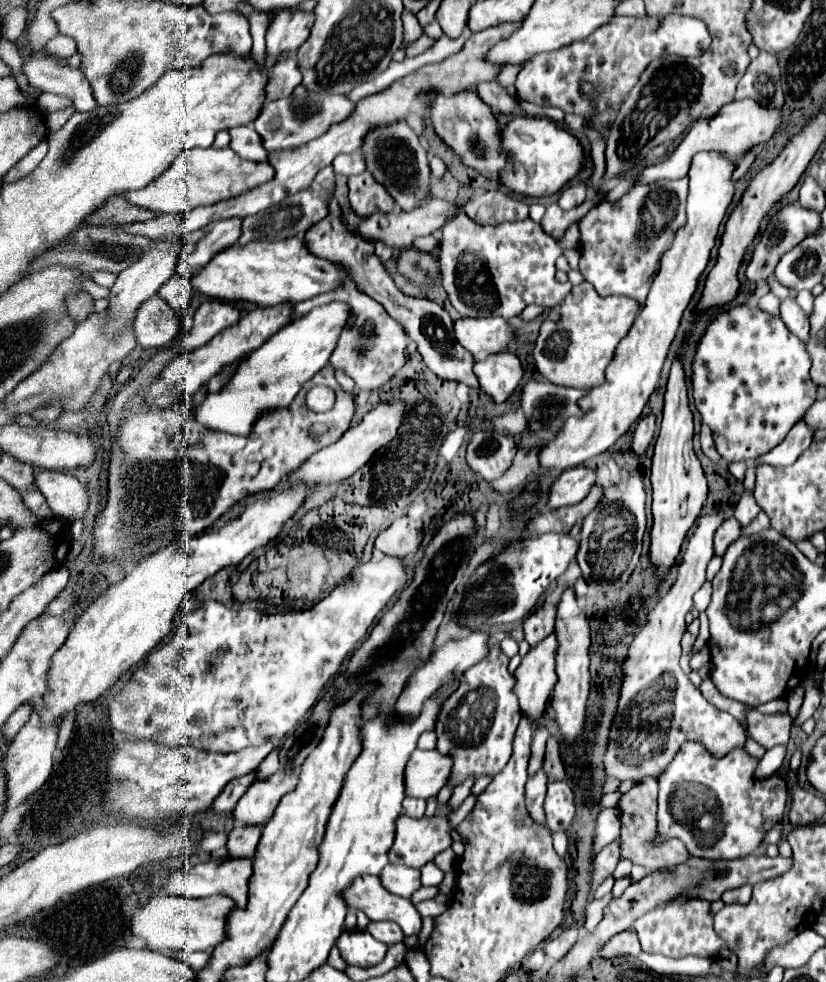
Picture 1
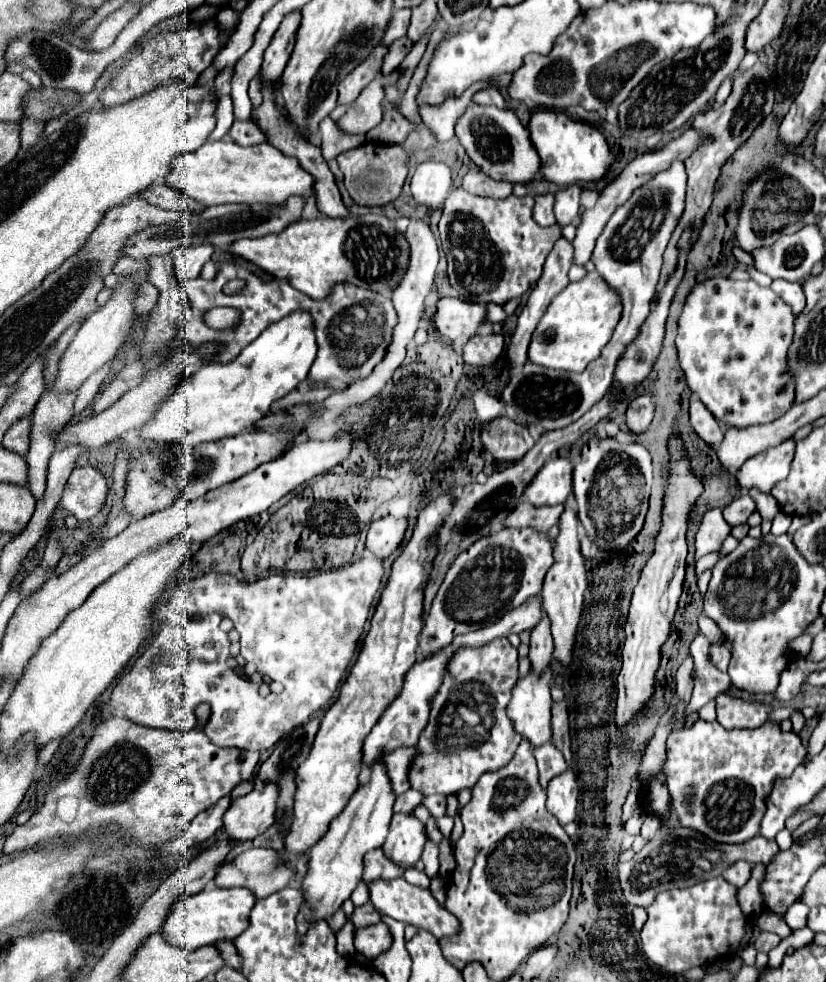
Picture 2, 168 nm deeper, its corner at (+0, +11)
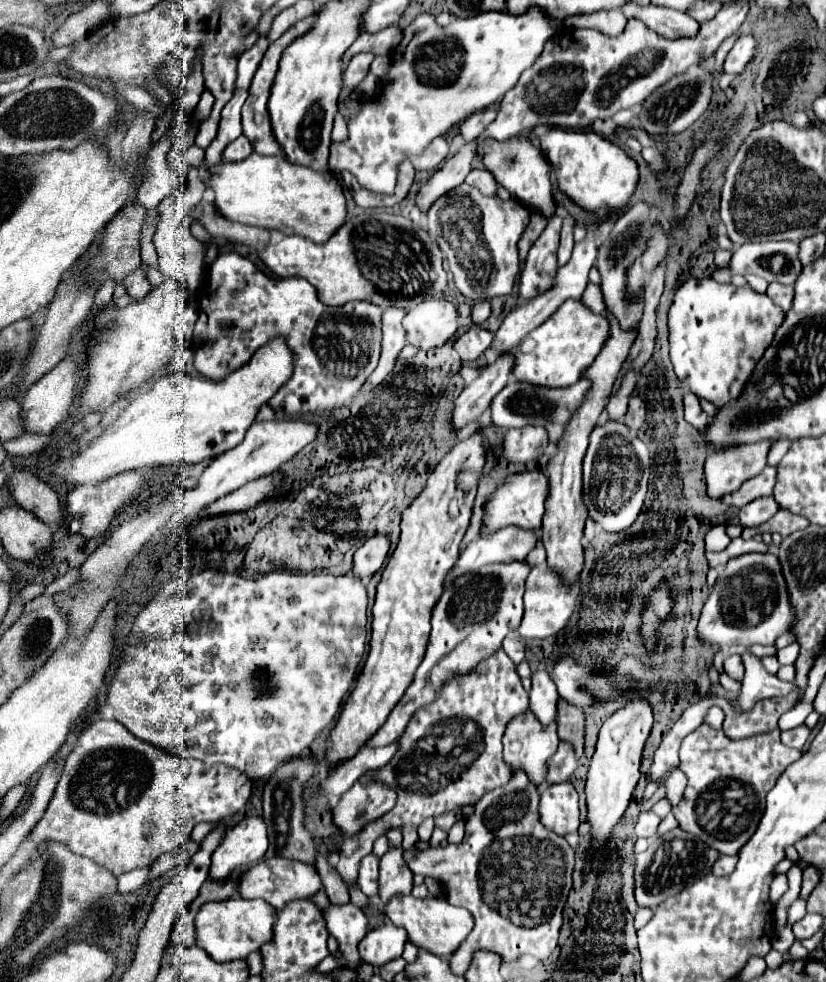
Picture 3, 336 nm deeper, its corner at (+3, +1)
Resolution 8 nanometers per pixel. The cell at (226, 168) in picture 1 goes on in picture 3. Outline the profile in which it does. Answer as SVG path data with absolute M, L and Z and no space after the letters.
M253 152L249 158L241 162L233 162L233 164L221 162L211 168L207 186L215 190L215 206L225 218L247 224L247 226L279 230L283 234L299 234L309 238L315 244L325 244L333 236L333 232L337 232L345 224L345 216L347 216L345 194L341 184L333 176L333 172L297 168L281 160L281 156L261 156Z

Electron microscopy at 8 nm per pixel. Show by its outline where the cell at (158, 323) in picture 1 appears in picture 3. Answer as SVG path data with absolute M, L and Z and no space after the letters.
M141 264L137 270L129 272L125 278L123 278L123 286L127 288L127 294L133 296L135 300L141 300L149 294L151 290L151 284L147 280L147 270L145 270L145 264Z

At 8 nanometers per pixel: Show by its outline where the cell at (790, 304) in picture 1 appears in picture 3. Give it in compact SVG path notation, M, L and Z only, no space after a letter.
M771 282L767 292L765 292L783 312L787 312L791 308L791 300L793 300L793 286L785 286L779 282Z

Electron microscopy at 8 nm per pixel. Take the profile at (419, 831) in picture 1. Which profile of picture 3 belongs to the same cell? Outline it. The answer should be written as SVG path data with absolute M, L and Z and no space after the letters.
M389 850L379 862L379 898L387 904L393 896L411 894L413 874L403 864L403 850Z

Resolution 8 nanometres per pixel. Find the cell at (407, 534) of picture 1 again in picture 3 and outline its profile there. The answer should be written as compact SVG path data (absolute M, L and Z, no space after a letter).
M373 536L369 538L353 556L353 576L359 580L369 580L385 562L389 554L389 538Z

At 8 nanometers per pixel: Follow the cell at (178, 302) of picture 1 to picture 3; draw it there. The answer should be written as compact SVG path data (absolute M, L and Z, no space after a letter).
M221 252L205 268L205 286L199 288L199 320L193 348L195 368L209 380L223 380L245 366L269 336L281 336L293 352L293 376L267 402L281 418L329 412L347 406L379 362L381 308L369 302L327 306L307 280L267 276L237 252Z

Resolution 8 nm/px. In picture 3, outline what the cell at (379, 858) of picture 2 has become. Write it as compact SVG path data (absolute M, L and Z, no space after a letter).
M369 854L359 864L359 876L357 882L369 898L377 896L377 878L379 878L379 858L375 854Z

